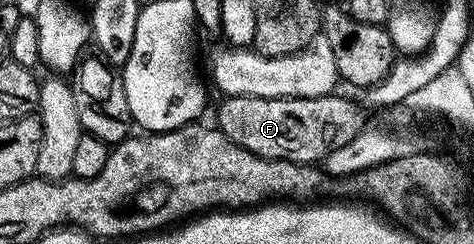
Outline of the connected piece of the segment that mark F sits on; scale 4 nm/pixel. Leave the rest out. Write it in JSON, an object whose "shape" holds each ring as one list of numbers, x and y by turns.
{"shape":[[328,95,318,97,238,96,225,98,223,102,218,109,217,128,238,146,260,155,261,158,268,158,270,161,319,164,323,162,327,154,352,141,354,135,361,132,366,125,359,107,344,95,338,101,330,101,330,95]]}

